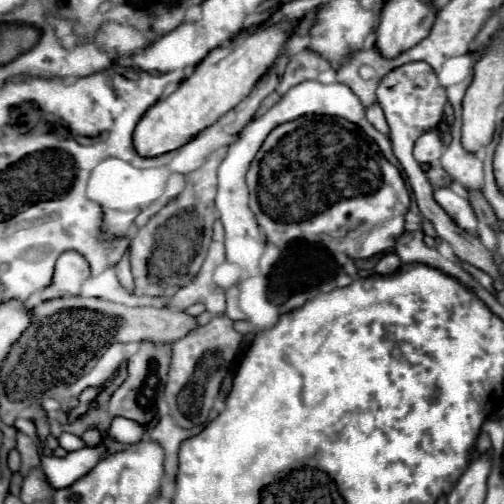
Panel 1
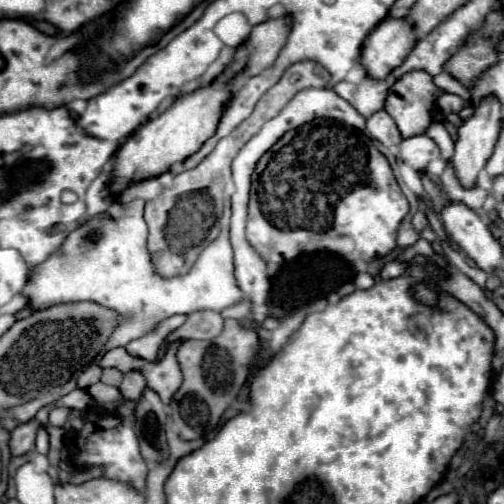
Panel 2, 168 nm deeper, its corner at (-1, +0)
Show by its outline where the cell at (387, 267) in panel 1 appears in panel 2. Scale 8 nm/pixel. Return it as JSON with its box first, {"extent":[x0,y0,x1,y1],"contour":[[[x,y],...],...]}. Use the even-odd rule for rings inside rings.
{"extent":[379,260,409,280],"contour":[[[393,260],[393,262],[387,262],[387,264],[381,268],[379,276],[381,276],[383,280],[389,280],[389,278],[397,278],[397,276],[403,276],[403,274],[407,272],[407,268],[409,268],[409,262]]]}

